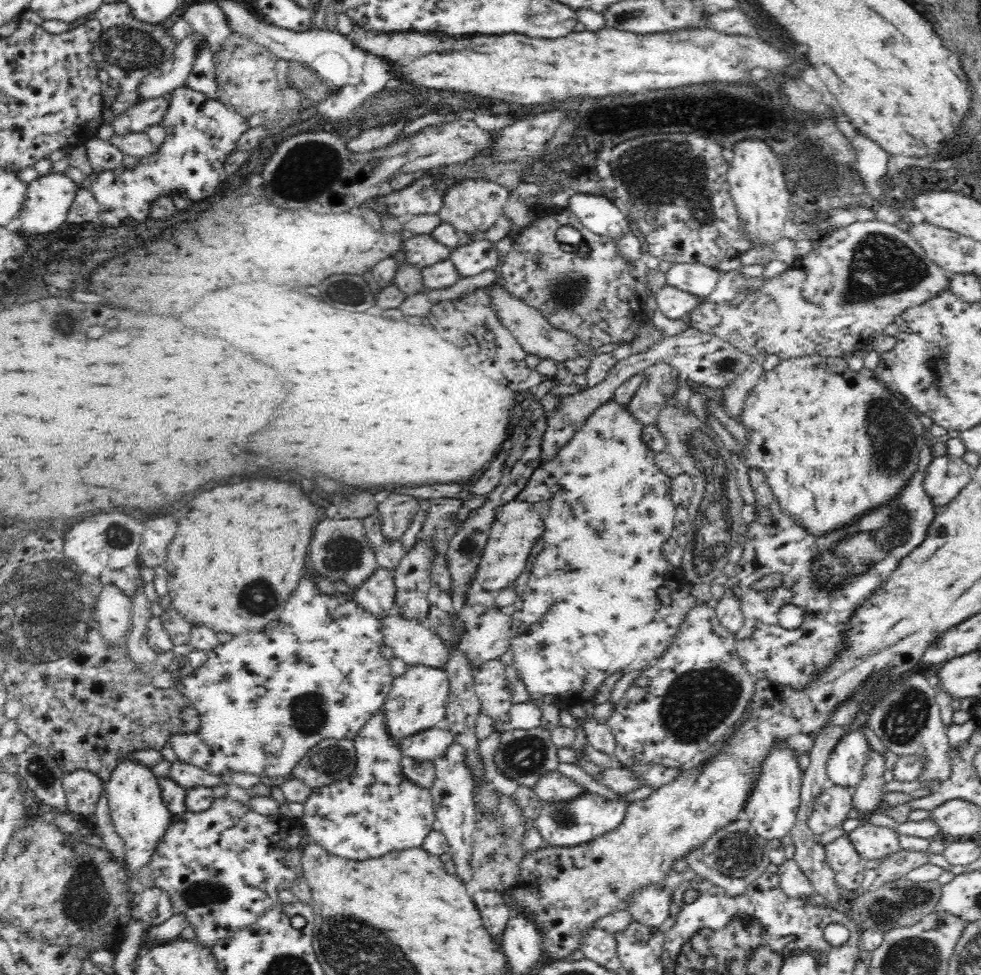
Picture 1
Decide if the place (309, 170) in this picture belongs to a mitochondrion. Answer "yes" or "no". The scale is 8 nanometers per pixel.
yes

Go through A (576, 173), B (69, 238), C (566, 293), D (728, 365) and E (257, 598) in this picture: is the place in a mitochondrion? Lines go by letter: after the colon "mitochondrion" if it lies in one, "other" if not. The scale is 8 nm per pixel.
A: other
B: other
C: mitochondrion
D: mitochondrion
E: mitochondrion

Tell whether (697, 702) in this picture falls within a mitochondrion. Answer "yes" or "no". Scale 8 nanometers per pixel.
yes

